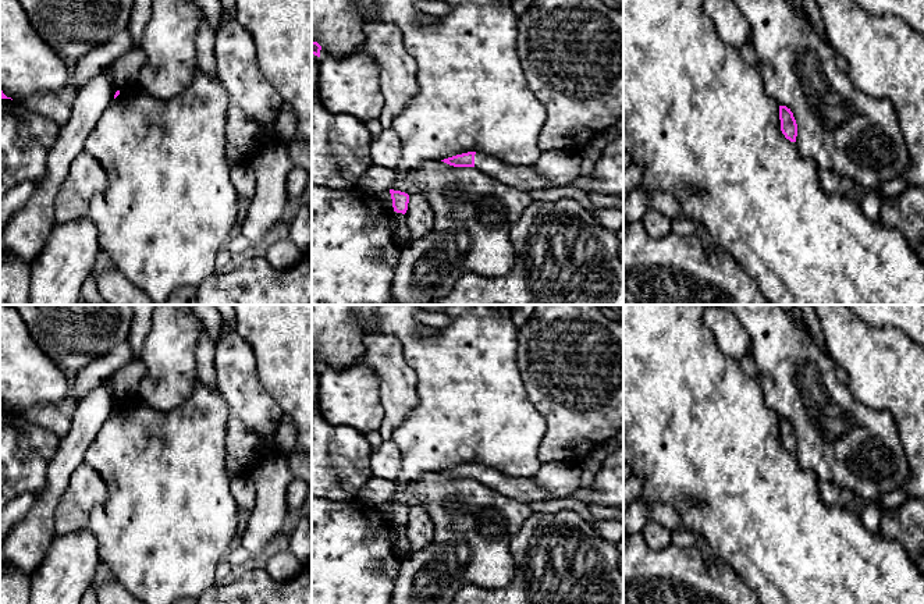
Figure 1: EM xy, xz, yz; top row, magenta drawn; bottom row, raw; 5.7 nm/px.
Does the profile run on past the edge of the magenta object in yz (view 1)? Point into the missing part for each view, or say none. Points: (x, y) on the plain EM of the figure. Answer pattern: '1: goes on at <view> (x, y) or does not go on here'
1: does not go on here

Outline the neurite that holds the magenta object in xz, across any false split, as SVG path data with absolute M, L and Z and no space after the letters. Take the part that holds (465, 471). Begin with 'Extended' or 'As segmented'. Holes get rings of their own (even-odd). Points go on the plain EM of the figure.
Extended. M476 463L456 466L441 473L454 479L476 479L500 494L529 505L532 502L545 501L548 498L548 493L537 483L534 477L508 477L498 470Z

